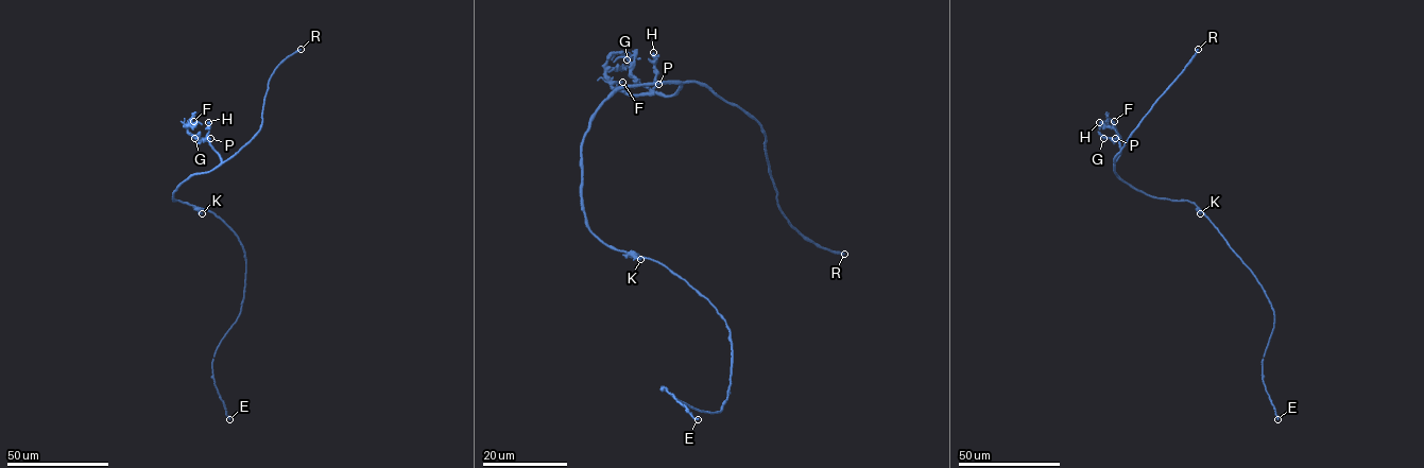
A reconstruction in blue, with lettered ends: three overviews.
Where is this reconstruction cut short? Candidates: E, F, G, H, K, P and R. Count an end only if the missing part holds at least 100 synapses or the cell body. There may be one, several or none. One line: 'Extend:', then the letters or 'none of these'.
Extend: R

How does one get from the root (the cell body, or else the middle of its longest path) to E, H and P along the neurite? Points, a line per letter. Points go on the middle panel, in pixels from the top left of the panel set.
E: (603, 243), (664, 264), (723, 318), (732, 365), (727, 396), (720, 411), (700, 411), (662, 386), (698, 419)
H: (603, 243), (583, 209), (581, 143), (592, 116), (618, 89), (681, 87), (670, 96), (653, 89), (653, 52)
P: (603, 243), (583, 209), (583, 137), (618, 89), (681, 87), (666, 96), (653, 89), (658, 84)

